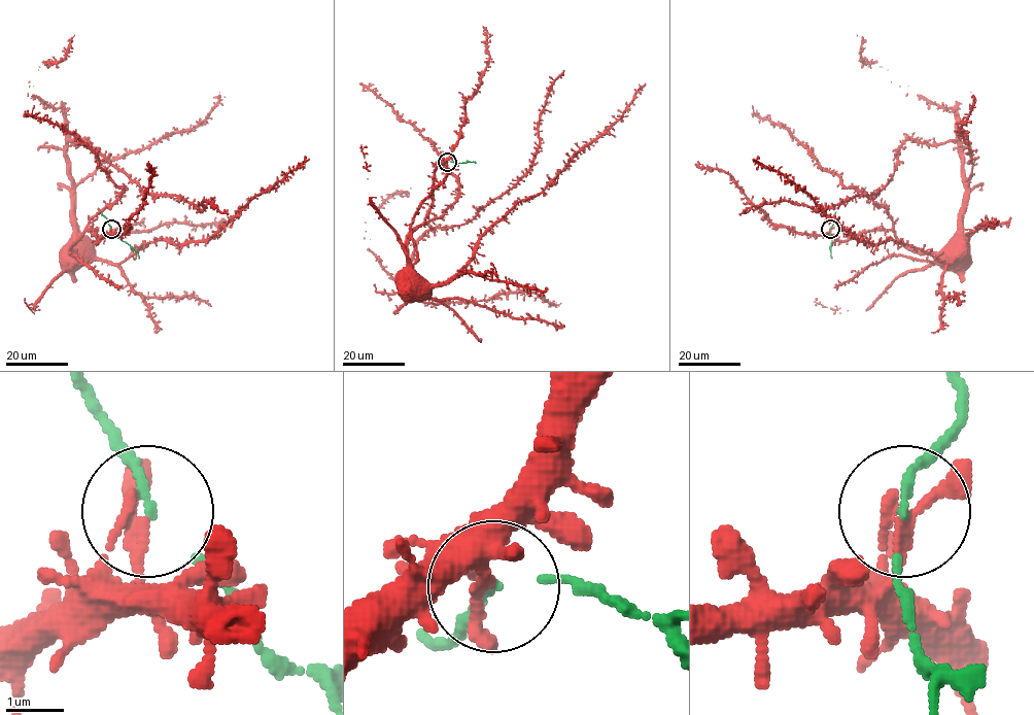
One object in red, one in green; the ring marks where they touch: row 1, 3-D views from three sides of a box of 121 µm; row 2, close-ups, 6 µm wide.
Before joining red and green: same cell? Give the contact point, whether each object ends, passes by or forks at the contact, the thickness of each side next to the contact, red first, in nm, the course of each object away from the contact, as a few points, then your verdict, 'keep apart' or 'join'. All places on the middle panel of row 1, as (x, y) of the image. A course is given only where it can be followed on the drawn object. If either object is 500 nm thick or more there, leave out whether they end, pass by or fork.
at (447, 162); red passes by; green passes by; 190 nm thick on the red side, 100 nm on the other; red runs (448, 161), (408, 237), (408, 297), (414, 244), (470, 222), (527, 171), (563, 70); green runs (448, 161), (476, 163); keep apart

